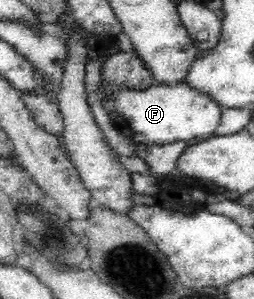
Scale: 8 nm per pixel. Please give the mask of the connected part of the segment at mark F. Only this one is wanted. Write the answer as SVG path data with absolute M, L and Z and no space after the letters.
M187 80L173 84L154 81L144 88L133 88L127 84L100 82L96 89L103 110L108 113L110 122L123 130L137 145L161 145L176 141L198 141L212 135L219 125L222 106L208 93L193 88Z

